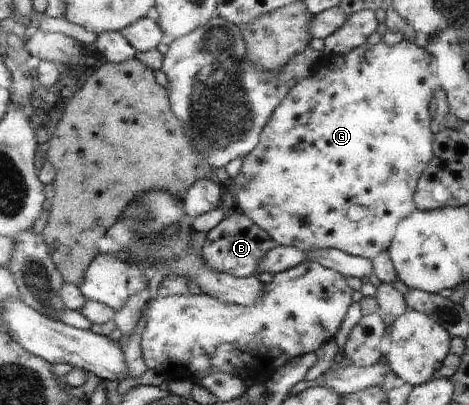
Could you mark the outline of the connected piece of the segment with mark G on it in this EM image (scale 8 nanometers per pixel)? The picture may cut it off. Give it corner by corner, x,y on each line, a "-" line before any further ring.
400,41
398,44
386,46
364,43
345,55
327,55
312,76
299,82
288,96
272,113
267,128
263,130
260,144
242,160
242,167
233,184
236,186
234,201
242,213
249,216
260,228
263,228
278,243
285,247
296,247
303,251
333,248
340,249
354,256
376,258
380,254
380,246
388,246
394,240
399,222
415,209
412,194
416,188
416,180
422,174
424,166
432,158
432,134
428,130
430,114
426,108
434,90
438,88
438,78
434,72
435,58
413,42

